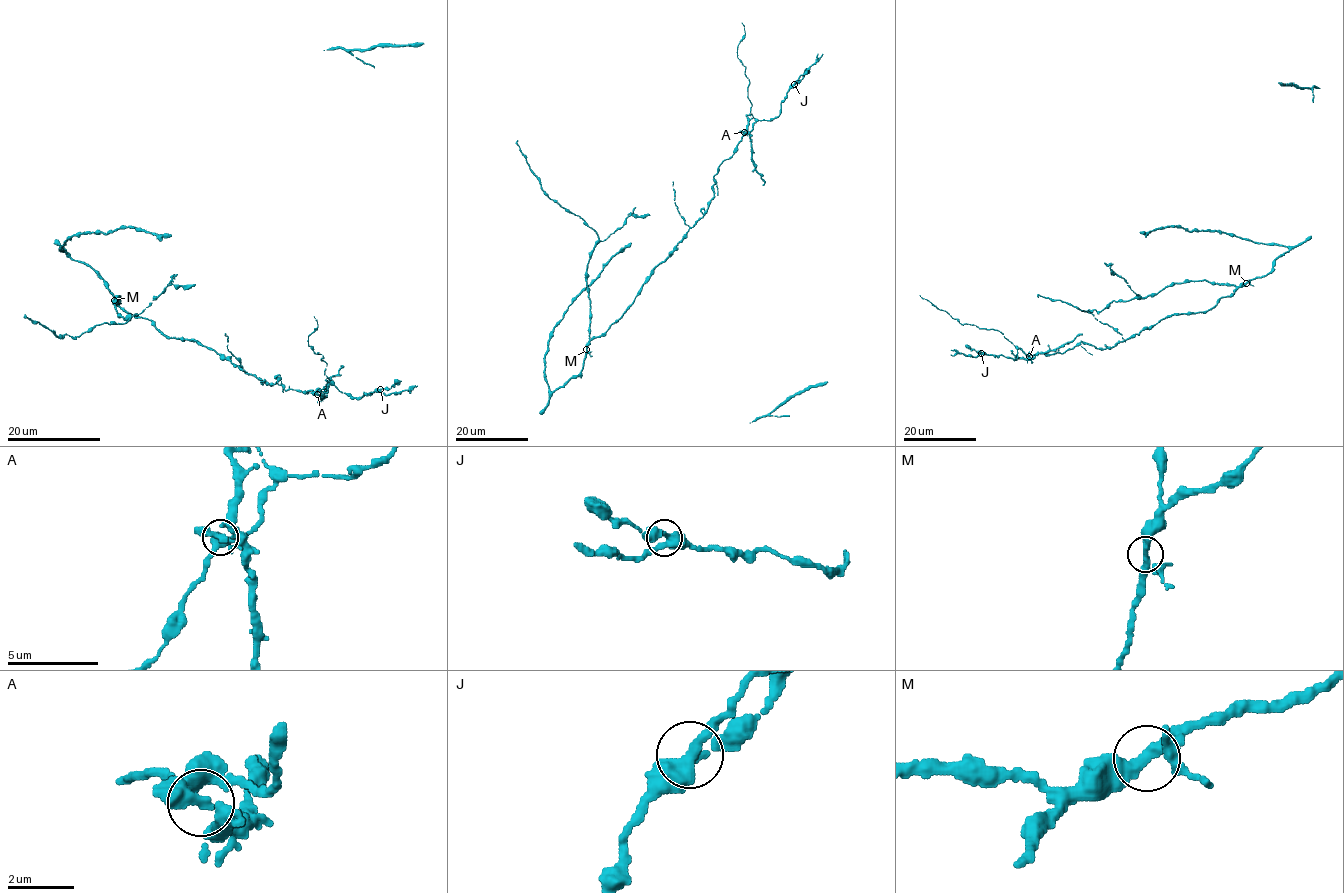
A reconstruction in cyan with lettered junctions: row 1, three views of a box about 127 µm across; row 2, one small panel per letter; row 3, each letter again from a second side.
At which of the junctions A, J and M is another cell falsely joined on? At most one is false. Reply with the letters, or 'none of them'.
A

